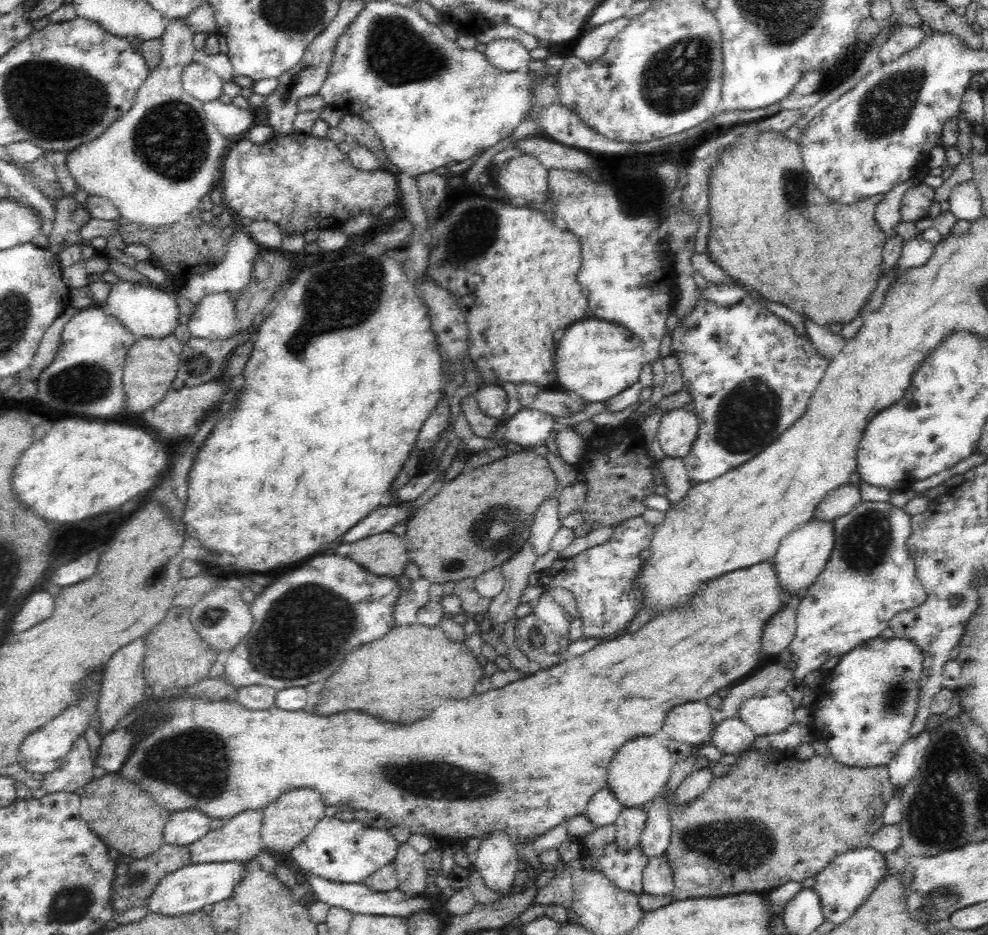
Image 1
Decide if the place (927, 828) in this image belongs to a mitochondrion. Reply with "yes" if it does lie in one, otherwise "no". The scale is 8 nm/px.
yes

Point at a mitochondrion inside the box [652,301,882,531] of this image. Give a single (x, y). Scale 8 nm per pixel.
(750, 414)

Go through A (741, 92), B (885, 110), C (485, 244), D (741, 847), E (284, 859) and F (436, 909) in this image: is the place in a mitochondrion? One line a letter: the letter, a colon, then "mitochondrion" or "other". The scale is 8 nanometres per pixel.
A: other
B: mitochondrion
C: mitochondrion
D: mitochondrion
E: other
F: other

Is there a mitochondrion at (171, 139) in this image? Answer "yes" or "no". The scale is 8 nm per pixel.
yes

